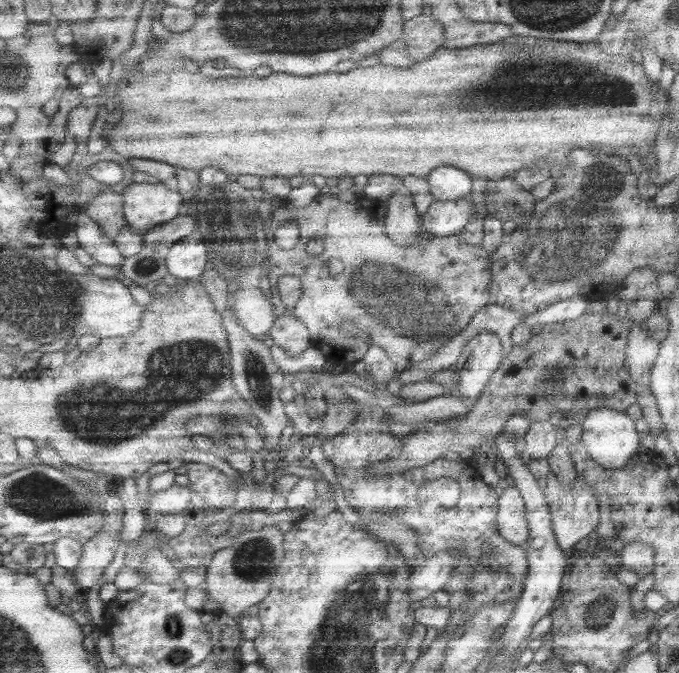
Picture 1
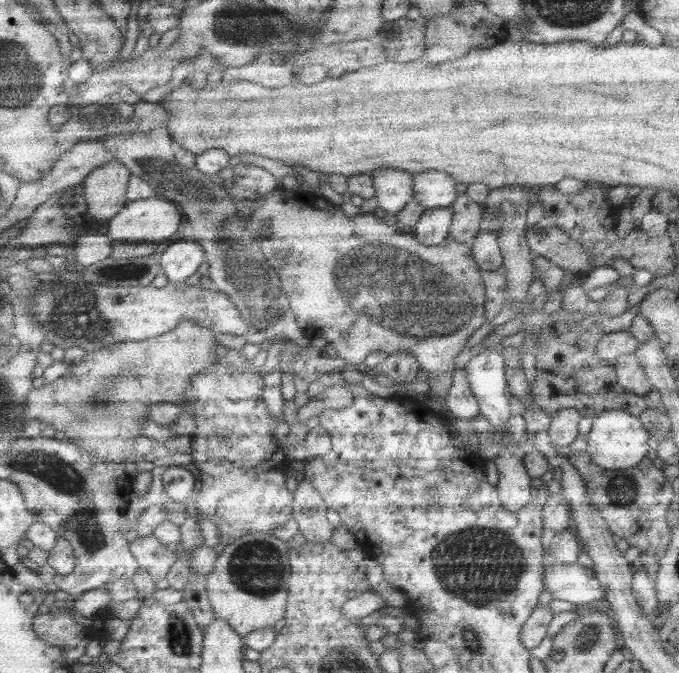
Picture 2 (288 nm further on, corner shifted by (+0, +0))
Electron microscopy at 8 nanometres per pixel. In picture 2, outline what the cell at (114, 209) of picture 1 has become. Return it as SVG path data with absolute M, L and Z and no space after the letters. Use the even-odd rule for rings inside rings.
M109 162L99 170L93 170L83 186L83 206L87 218L111 222L131 200L127 200L127 190L131 186L133 172L121 162Z

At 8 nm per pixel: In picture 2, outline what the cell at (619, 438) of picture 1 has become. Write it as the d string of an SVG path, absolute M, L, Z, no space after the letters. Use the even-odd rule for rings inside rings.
M609 410L595 420L593 430L589 434L587 454L593 458L597 466L605 470L627 470L627 468L637 466L647 454L649 448L645 442L647 442L647 432L645 428L641 428L637 416L631 416L621 410Z

